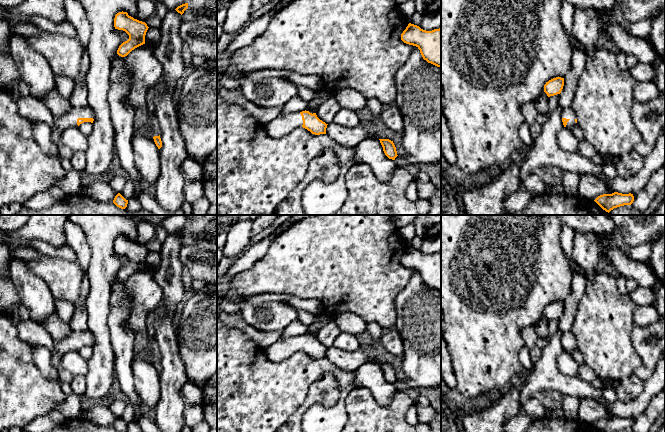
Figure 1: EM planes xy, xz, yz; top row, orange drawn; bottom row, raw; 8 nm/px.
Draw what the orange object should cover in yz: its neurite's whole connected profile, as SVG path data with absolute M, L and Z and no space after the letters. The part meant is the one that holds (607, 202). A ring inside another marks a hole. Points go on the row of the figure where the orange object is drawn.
M614 192L612 194L603 194L598 196L594 200L603 210L606 212L610 212L614 208L631 205L634 201L633 194L622 194L618 192Z

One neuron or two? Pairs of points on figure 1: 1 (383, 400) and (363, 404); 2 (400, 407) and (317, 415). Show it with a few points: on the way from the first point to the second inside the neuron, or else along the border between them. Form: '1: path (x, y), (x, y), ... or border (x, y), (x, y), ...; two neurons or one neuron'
1: border (358, 387), (368, 389), (381, 405), (396, 391); two neurons
2: border (353, 389), (345, 399), (346, 421); two neurons

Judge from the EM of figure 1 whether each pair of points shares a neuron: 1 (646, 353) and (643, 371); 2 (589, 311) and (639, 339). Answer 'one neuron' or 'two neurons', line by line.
1: one neuron
2: two neurons

